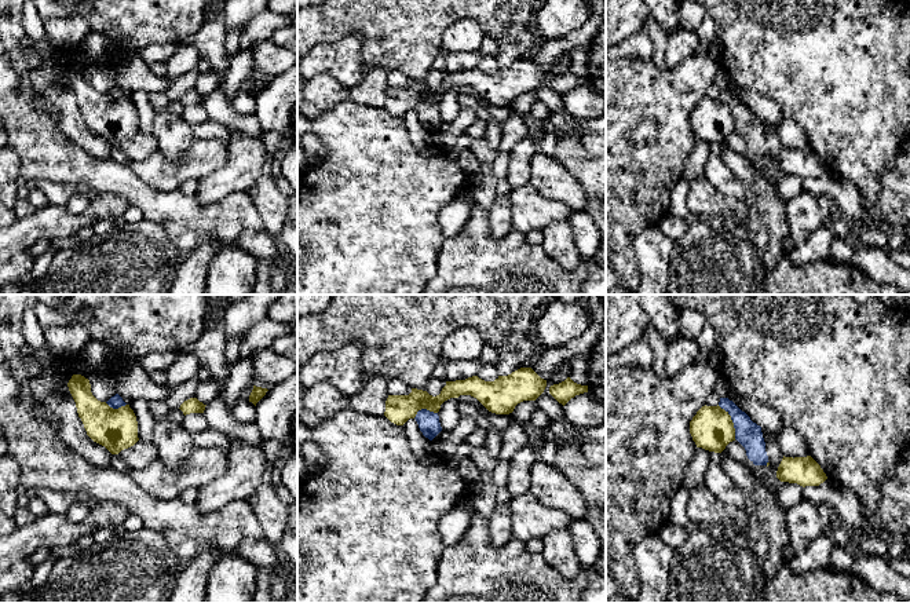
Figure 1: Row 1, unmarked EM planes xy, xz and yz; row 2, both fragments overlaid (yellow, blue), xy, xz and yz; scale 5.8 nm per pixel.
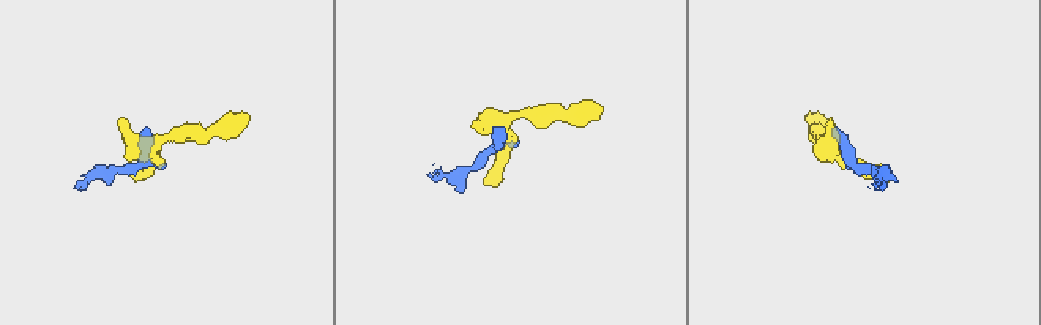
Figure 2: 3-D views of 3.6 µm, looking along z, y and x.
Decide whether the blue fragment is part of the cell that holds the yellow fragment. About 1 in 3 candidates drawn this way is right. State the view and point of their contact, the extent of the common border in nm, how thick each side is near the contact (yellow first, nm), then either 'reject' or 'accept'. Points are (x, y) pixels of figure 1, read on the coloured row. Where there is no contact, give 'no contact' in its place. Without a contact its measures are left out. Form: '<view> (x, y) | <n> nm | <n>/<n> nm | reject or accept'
yz (731, 421) | 220 nm | 260/150 nm | reject

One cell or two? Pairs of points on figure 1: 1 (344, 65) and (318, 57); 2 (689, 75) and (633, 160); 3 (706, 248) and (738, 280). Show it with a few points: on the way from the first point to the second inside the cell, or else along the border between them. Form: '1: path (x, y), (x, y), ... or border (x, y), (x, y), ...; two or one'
1: path (337, 61), (325, 58); one
2: path (669, 95), (638, 127), (638, 139); one
3: path (715, 256), (730, 271); one

